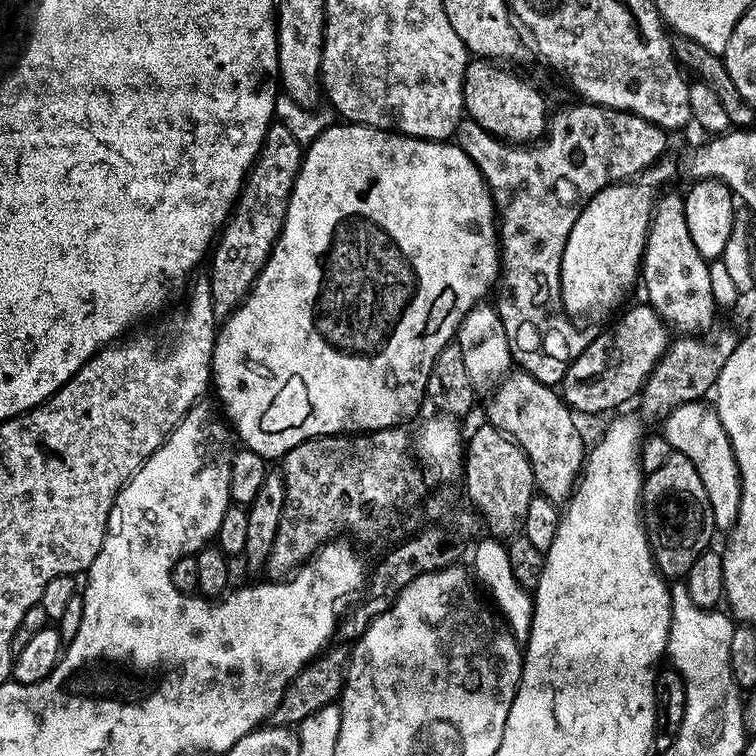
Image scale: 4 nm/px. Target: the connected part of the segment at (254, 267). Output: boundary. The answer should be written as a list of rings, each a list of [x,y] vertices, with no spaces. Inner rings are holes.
[[[273,122],[269,124],[260,152],[252,164],[236,203],[232,206],[232,215],[224,223],[218,239],[210,252],[212,269],[206,272],[210,282],[210,302],[218,318],[227,318],[244,303],[249,292],[262,274],[266,262],[272,253],[272,247],[280,238],[284,228],[284,219],[288,213],[288,203],[294,190],[294,182],[300,173],[304,161],[305,145],[294,138],[289,127]]]

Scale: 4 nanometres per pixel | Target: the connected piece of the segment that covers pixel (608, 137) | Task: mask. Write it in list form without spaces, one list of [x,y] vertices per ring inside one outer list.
[[[577,102],[573,108],[564,108],[560,113],[553,115],[548,121],[548,131],[539,142],[533,143],[531,146],[521,146],[518,144],[510,144],[503,140],[492,136],[486,130],[482,130],[482,126],[478,126],[478,122],[474,122],[470,118],[461,120],[456,128],[454,143],[458,145],[464,153],[474,162],[474,166],[478,166],[478,170],[482,174],[482,178],[488,183],[488,188],[496,201],[497,209],[516,208],[516,213],[512,216],[512,229],[508,232],[508,245],[502,248],[502,286],[497,287],[494,292],[494,307],[499,316],[504,317],[504,325],[506,326],[506,334],[510,342],[510,350],[512,351],[513,361],[523,371],[528,372],[534,378],[538,378],[538,382],[559,385],[563,380],[568,367],[574,362],[574,358],[578,358],[578,354],[582,354],[582,350],[586,350],[588,340],[582,338],[576,332],[564,332],[568,328],[569,313],[564,311],[564,303],[562,302],[562,294],[560,293],[560,267],[562,266],[562,250],[566,250],[566,238],[570,238],[570,230],[574,230],[574,222],[578,222],[578,214],[588,205],[590,198],[594,198],[594,194],[598,194],[603,188],[607,188],[613,182],[624,182],[629,178],[639,177],[645,168],[656,163],[665,155],[664,152],[668,148],[669,133],[664,131],[654,122],[647,121],[646,118],[639,117],[638,114],[632,112],[624,112],[622,109],[597,107],[587,102]]]

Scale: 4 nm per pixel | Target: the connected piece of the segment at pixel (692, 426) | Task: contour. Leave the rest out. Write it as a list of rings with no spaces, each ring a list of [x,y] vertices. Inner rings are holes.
[[[704,402],[678,405],[662,420],[662,435],[673,451],[680,452],[693,462],[694,468],[706,489],[714,514],[715,529],[729,531],[736,524],[738,506],[741,505],[741,478],[733,454],[733,446],[716,416],[715,407],[708,408]]]

